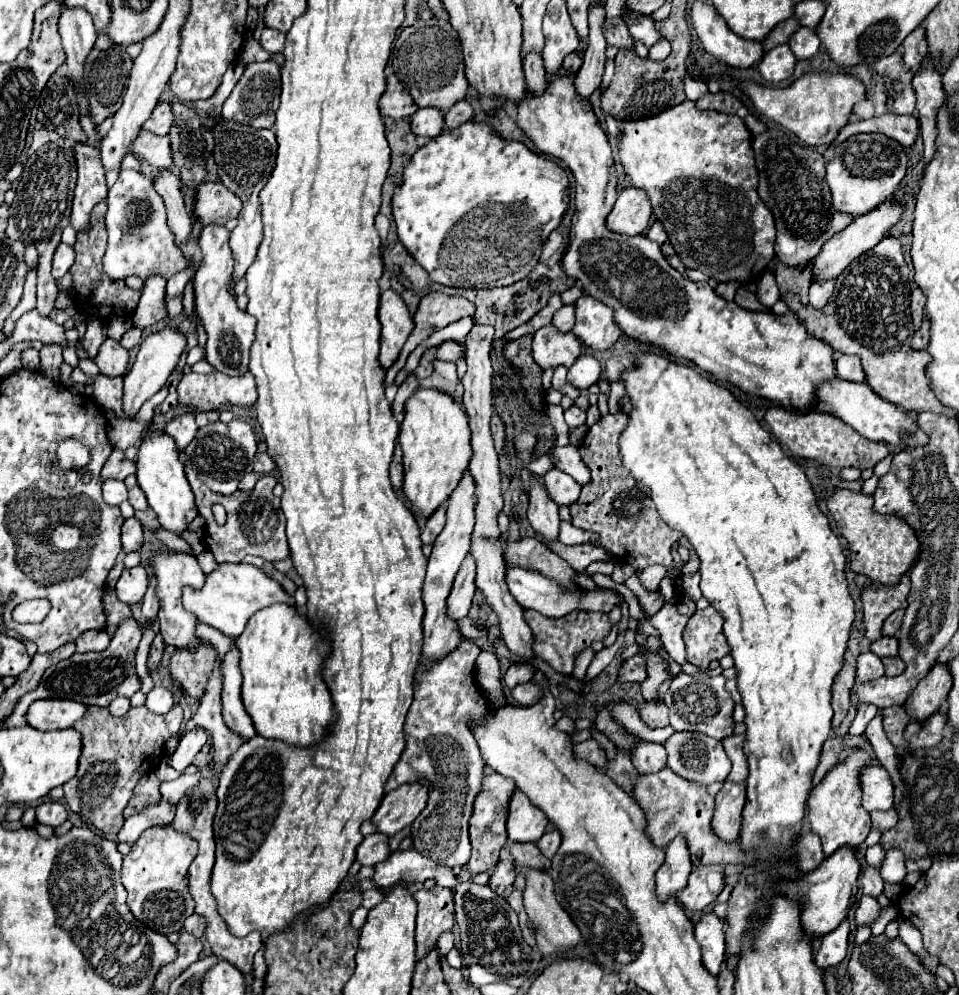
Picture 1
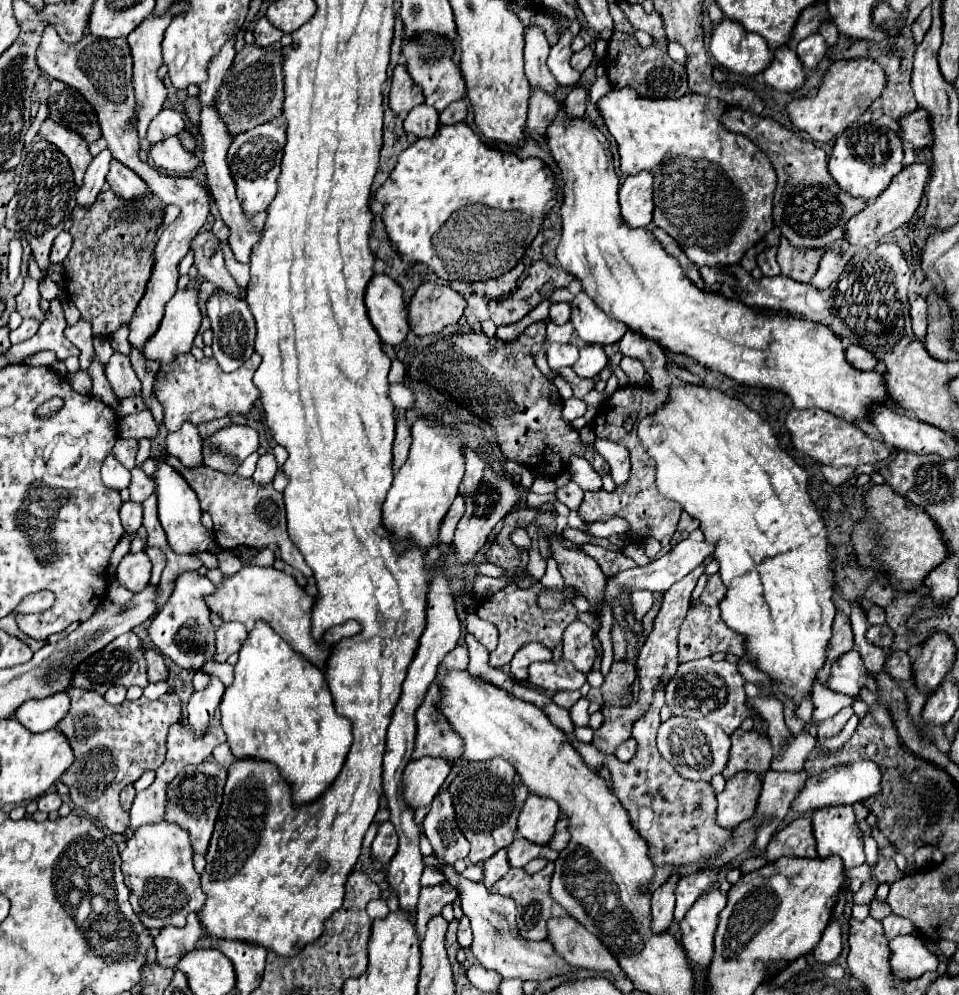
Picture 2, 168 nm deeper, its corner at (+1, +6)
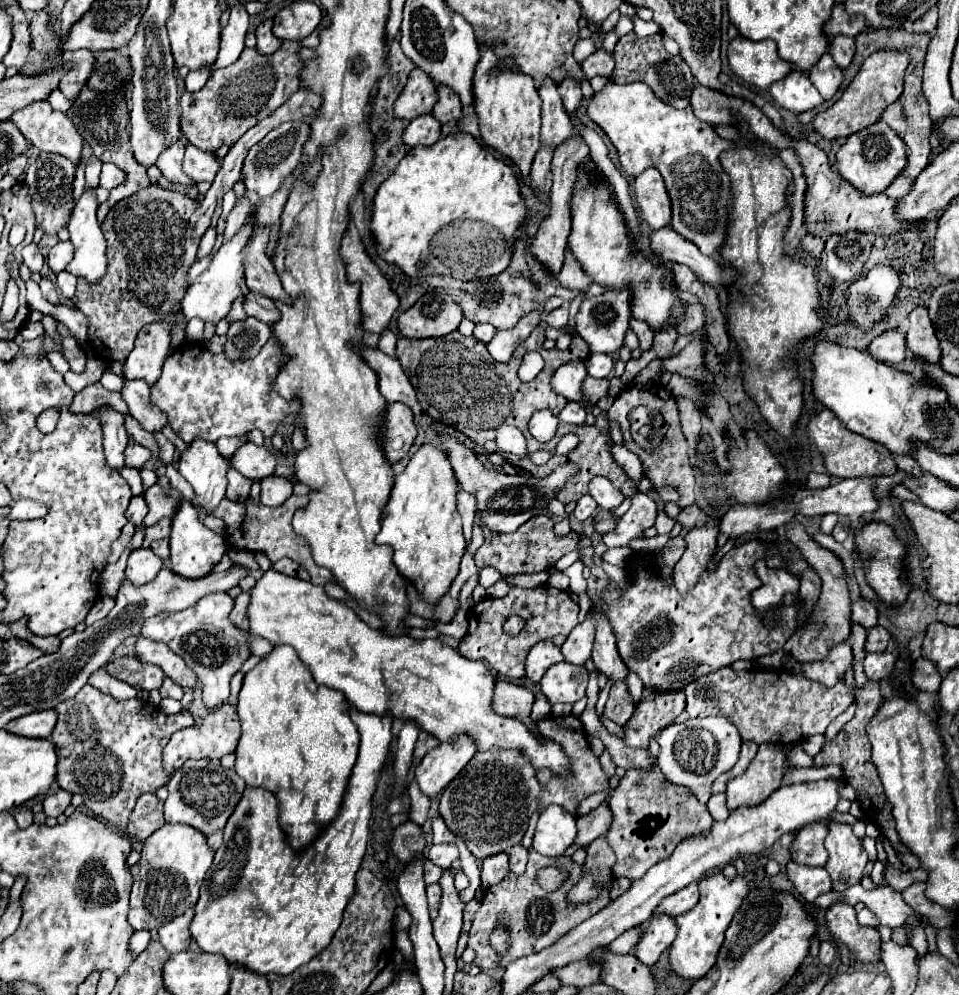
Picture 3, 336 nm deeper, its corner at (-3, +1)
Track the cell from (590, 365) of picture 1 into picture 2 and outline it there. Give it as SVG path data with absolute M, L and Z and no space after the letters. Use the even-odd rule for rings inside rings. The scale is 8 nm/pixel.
M582 346L580 348L580 360L576 362L576 374L580 378L594 378L600 374L600 370L608 364L608 358L604 354L602 346Z

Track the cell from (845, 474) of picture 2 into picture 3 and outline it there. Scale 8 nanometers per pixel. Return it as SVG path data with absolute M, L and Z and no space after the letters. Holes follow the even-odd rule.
M810 473L808 475L808 487L816 489L816 487L828 487L832 483L832 477L826 473Z

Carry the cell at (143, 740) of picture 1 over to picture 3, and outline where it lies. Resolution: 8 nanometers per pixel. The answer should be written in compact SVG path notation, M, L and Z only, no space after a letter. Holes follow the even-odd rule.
M84 685L76 697L60 703L56 711L58 723L52 731L52 743L58 749L58 775L56 775L58 785L64 791L80 793L84 799L84 807L88 811L92 811L108 827L116 827L120 831L128 827L128 817L134 809L138 795L148 791L154 793L158 787L168 783L168 777L162 771L162 749L168 743L170 735L194 723L194 717L188 709L182 709L176 715L166 715L148 701L128 699L116 703L110 695L94 689L92 685Z

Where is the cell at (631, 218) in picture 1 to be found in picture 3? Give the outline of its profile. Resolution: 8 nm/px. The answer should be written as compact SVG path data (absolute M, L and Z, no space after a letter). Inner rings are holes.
M646 169L636 177L634 199L638 203L640 217L652 227L666 227L670 223L670 197L664 187L664 179L656 169Z

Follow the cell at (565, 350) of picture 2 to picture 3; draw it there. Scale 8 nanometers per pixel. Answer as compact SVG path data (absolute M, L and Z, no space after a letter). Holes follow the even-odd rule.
M568 361L560 365L552 375L552 389L558 395L564 395L568 401L584 399L580 393L580 385L586 377L586 367L582 361Z

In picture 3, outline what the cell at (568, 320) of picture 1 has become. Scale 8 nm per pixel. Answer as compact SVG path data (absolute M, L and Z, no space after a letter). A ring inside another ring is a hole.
M562 305L562 307L554 309L552 313L548 313L546 315L546 323L550 327L566 327L566 323L568 323L568 307Z

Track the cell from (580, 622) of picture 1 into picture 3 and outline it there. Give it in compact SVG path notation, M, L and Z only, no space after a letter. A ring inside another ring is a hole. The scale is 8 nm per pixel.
M540 585L534 589L512 589L506 597L494 599L486 597L480 603L476 603L470 611L470 627L466 639L460 643L460 653L468 659L484 659L488 661L490 669L496 675L508 677L508 679L520 679L524 677L524 657L528 649L542 641L552 639L560 633L570 633L578 625L578 603L572 601L572 597L556 587ZM510 615L518 615L526 621L524 629L518 635L506 635L504 623Z

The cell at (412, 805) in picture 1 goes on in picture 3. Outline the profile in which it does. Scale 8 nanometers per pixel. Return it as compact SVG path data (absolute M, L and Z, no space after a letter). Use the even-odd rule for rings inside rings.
M458 735L456 743L442 743L432 749L416 767L414 779L420 785L420 791L426 797L440 795L448 783L466 767L466 763L474 757L476 745L470 737Z

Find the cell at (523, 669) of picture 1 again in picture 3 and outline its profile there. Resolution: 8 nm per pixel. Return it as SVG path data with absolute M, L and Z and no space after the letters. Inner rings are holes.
M540 641L536 643L536 647L532 647L532 651L528 651L526 657L526 679L530 679L532 683L538 683L542 679L542 675L546 673L546 669L554 663L564 661L560 649L552 643L552 641Z

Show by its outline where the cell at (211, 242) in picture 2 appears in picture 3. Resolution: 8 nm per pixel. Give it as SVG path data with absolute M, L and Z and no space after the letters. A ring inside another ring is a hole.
M254 291L244 293L244 303L242 303L242 307L244 307L244 311L246 311L248 315L252 315L252 317L256 317L256 319L268 323L268 325L272 325L272 323L280 317L280 313L276 311L272 299L268 299L268 297L260 295L260 293L254 293Z

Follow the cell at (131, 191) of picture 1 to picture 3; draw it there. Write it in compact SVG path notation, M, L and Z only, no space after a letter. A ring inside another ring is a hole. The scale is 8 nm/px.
M104 163L102 165L102 175L100 175L100 185L110 191L110 189L118 187L120 183L124 183L124 171L120 171L112 163Z

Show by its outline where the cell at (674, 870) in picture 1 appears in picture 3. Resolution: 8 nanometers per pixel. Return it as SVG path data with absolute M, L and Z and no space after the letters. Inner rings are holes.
M654 915L648 921L644 939L640 939L640 943L636 945L634 955L648 967L652 967L660 953L664 949L668 949L672 945L676 937L676 917L672 915Z

